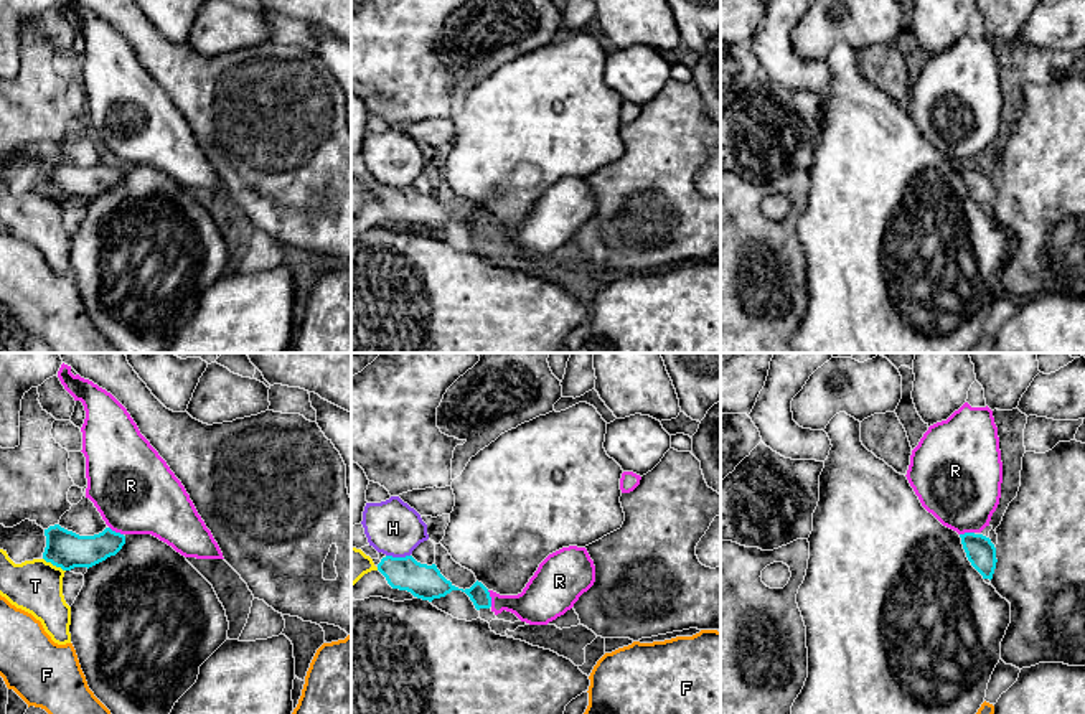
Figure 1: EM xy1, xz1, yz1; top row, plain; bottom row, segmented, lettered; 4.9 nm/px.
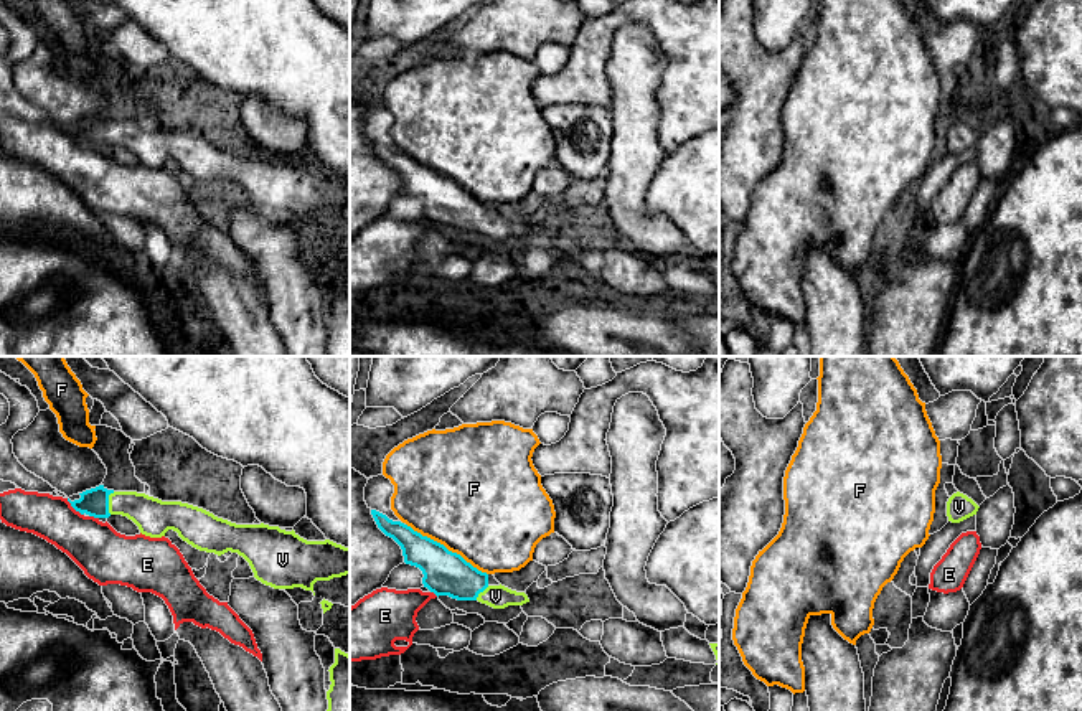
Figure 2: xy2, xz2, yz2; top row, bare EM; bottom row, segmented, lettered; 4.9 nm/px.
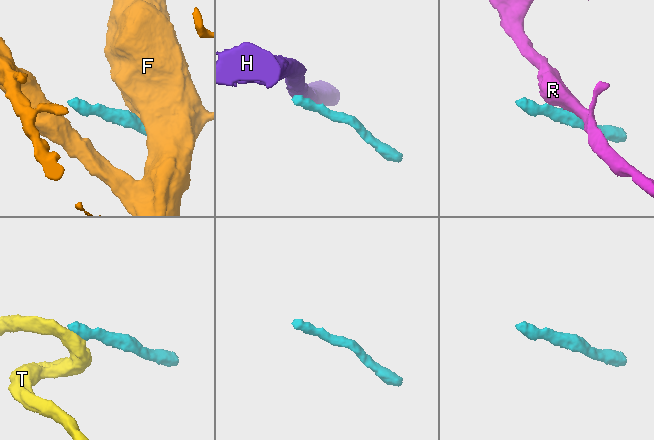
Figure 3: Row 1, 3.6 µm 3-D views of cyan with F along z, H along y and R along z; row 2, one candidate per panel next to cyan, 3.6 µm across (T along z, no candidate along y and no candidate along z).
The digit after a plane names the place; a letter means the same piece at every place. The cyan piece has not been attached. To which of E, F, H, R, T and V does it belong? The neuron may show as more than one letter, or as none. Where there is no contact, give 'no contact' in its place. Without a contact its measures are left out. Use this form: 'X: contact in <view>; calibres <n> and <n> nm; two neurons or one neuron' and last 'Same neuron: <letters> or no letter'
E: contact in xy2; calibres 140 and 240 nm; two neurons
F: contact in xz2; calibres 220 and 480 nm; two neurons
H: contact in xz1; calibres 170 and 260 nm; two neurons
R: contact in xz1; calibres 100 and 220 nm; two neurons
T: contact in xy1; calibres 190 and 260 nm; two neurons
V: contact in xy2; calibres 140 and 180 nm; one neuron
Same neuron: V

